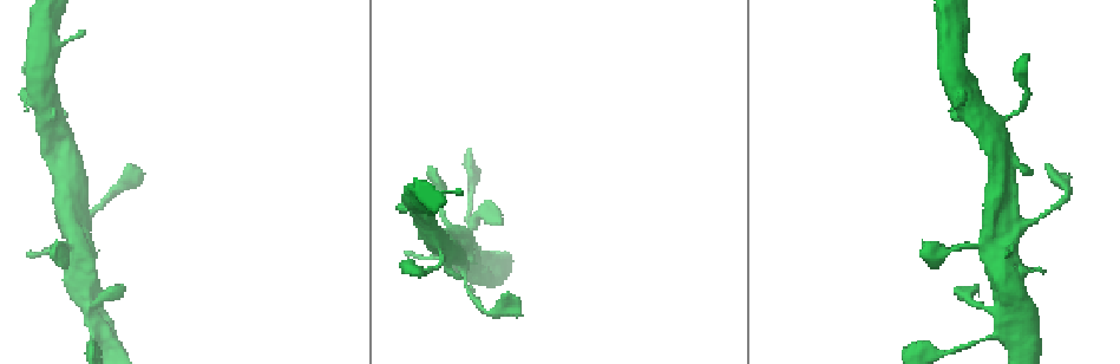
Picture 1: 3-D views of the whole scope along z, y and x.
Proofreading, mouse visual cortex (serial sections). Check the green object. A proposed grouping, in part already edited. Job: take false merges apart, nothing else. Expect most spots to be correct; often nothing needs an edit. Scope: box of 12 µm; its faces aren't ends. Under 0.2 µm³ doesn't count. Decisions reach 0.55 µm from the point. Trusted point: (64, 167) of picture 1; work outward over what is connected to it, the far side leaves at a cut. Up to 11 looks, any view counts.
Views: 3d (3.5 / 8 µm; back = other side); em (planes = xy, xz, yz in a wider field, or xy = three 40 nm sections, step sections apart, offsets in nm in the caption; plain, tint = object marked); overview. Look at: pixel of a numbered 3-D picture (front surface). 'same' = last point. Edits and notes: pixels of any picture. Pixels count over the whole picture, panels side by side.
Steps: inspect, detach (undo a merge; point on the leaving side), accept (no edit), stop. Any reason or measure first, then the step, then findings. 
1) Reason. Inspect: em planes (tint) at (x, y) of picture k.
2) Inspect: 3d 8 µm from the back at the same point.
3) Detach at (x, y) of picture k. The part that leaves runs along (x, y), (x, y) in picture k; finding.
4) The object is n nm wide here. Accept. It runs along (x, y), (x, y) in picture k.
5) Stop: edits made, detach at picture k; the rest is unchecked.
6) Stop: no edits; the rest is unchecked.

Arms part here. Inspect: 3d 3.5 µm at (999, 121) of picture 1.

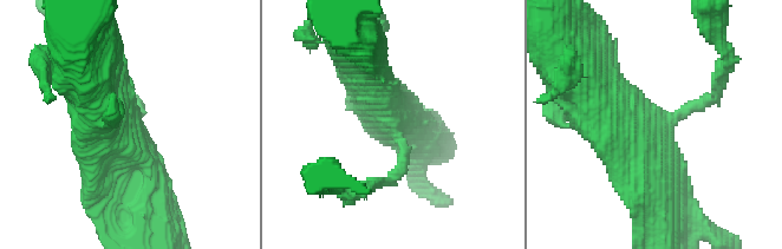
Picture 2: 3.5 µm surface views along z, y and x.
3 arms meet here; the arms are 200, 600, 600 nm wide; now the EM. Inspect: em xy step 1 (tint) at (132, 129) of picture 2.

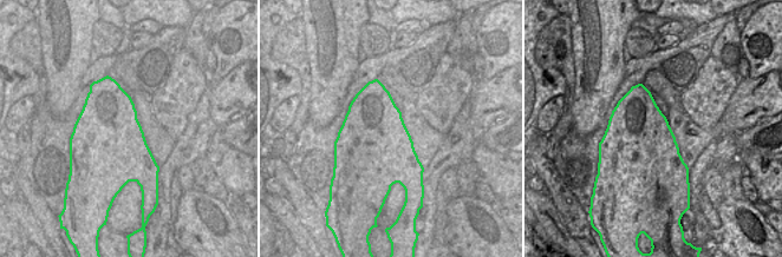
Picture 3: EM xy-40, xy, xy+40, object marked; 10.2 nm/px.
Accept. It runs along (658, 234), (662, 165), (598, 107) in picture 2; all the same cell.

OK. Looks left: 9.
Inspect: 3d 3.5 µm at (1023, 220) of picture 1.

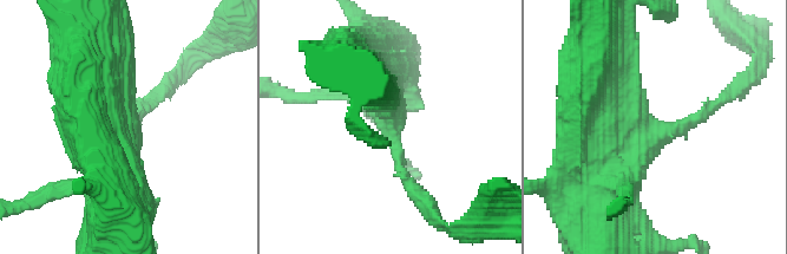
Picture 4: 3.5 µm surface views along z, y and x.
Now the EM. Inspect: em planes (tint) at (390, 126) of picture 4.

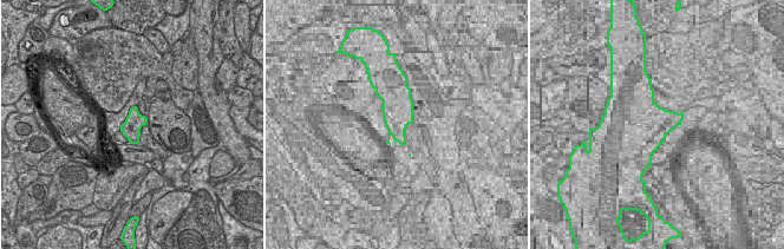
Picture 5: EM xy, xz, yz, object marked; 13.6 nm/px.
Inspect: em xy step 3 (tint) at the same point.

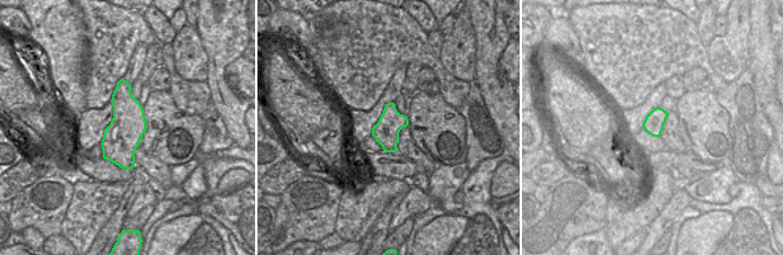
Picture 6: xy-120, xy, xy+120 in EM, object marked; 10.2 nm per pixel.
The arms are 150, 450 nm wide. Accept. It runs along (376, 84), (413, 190) in picture 4; continuous, no second cell.

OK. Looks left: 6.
Sharp bend. Inspect: 3d 3.5 µm at (117, 193) of picture 1.

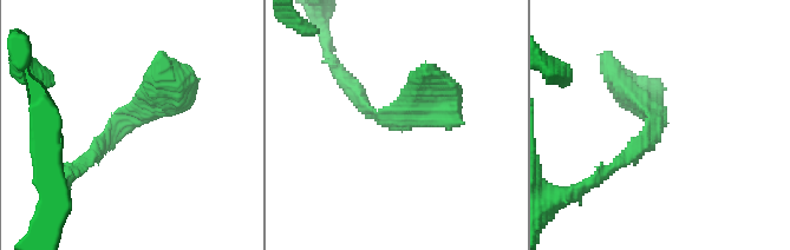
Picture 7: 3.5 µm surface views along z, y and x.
Shape alone is not enough. Inspect: em planes (tint) at (660, 123) of picture 7.

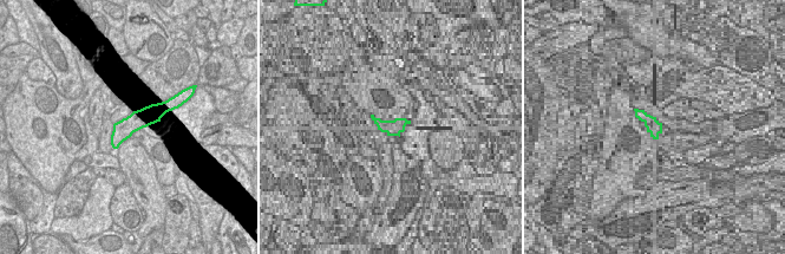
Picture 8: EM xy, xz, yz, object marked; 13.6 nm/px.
Accept. Continuous, no second cell.

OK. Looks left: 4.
Calibre changes. Inspect: 3d 3.5 µm at (91, 316) of picture 1.

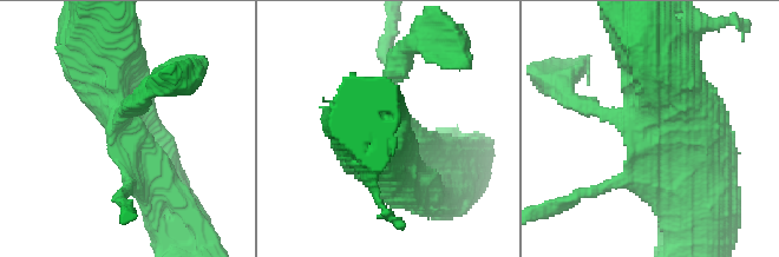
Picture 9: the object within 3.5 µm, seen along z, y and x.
Inspect: em xy step 3 (tint) at (129, 138) of picture 9.

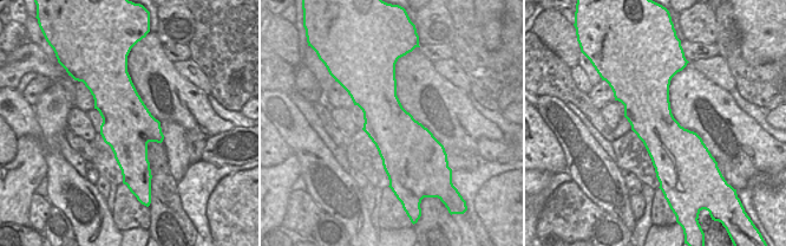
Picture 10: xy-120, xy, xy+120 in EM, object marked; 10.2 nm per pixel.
Cut it another way. Inspect: em xy step 2 (tint) at the same point.

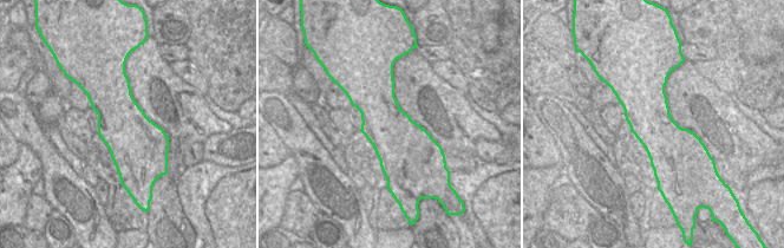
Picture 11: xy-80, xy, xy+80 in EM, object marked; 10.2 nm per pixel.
Accept. It runs along (646, 54), (709, 170) in picture 9; continuous, no second cell.

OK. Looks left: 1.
Stop: no edits; the rest is unchecked.

